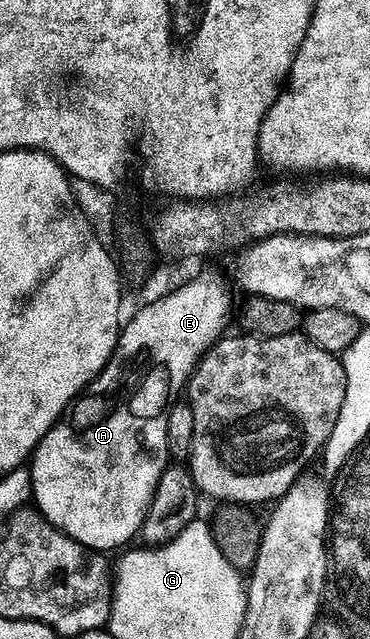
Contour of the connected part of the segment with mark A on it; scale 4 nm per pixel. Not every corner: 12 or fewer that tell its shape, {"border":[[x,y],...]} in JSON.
{"border":[[114,349],[30,457],[41,516],[123,549],[166,475]]}

